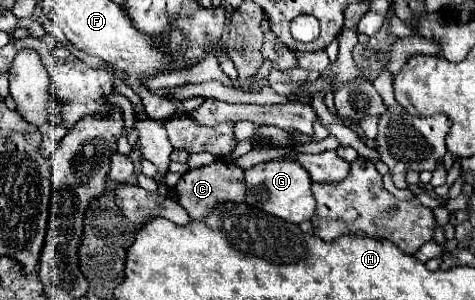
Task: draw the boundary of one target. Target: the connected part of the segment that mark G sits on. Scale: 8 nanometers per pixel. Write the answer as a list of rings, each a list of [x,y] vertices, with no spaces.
[[[279,159],[279,161],[259,163],[251,169],[247,169],[245,171],[245,189],[247,189],[245,203],[249,207],[261,209],[261,211],[281,217],[289,223],[309,221],[315,213],[315,197],[311,193],[311,177],[301,165],[297,165],[297,161]]]

